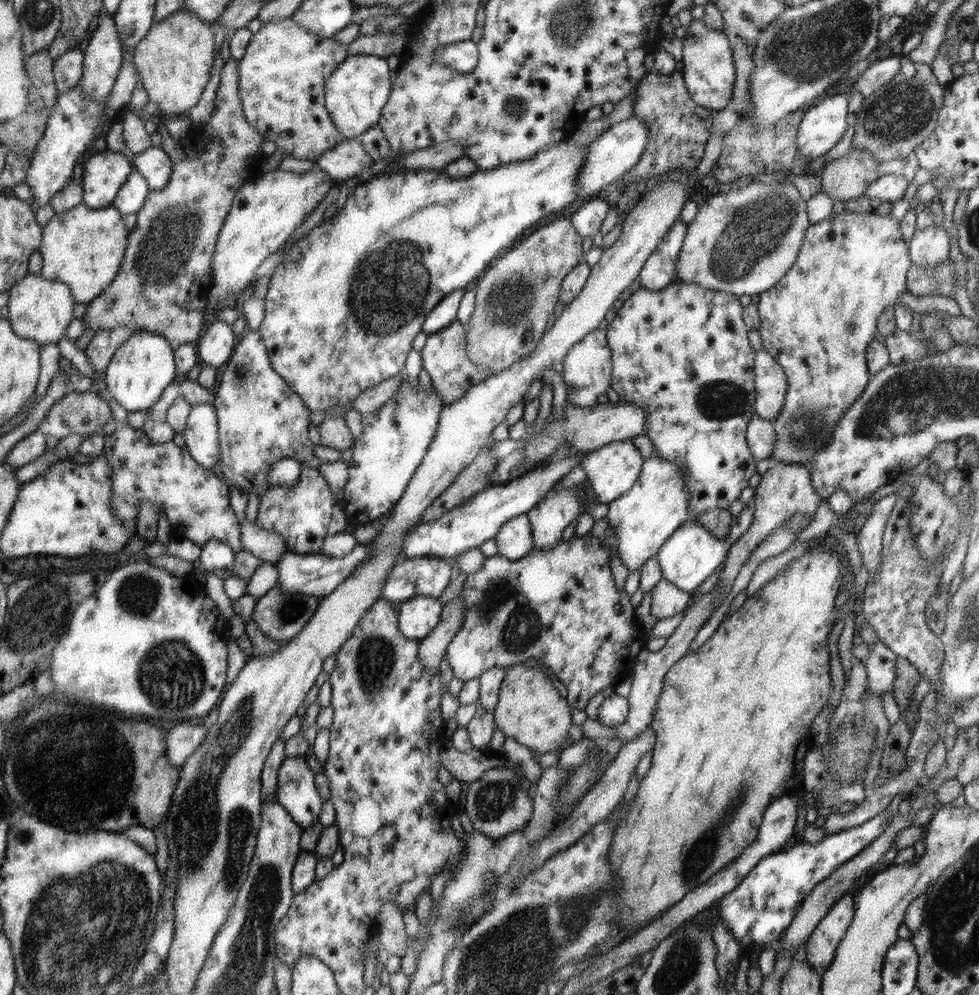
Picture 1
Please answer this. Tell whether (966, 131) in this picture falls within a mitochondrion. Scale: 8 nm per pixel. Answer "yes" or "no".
no

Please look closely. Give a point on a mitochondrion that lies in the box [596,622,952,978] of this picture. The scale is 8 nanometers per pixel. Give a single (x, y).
(701, 855)

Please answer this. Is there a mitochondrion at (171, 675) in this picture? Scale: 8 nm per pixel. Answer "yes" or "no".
yes

